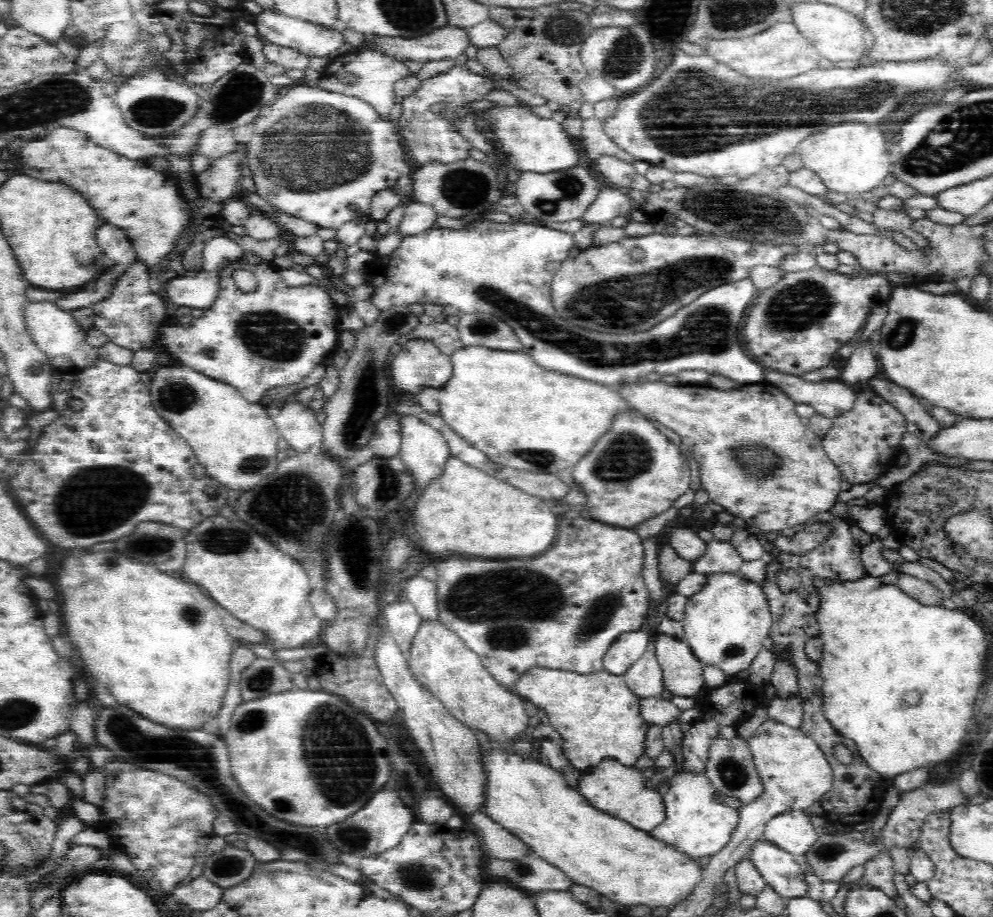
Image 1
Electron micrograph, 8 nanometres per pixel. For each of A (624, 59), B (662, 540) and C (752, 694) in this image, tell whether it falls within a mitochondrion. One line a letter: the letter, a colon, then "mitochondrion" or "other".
A: mitochondrion
B: other
C: other

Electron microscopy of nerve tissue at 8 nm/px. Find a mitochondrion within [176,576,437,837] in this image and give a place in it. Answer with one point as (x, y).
(342, 760)

